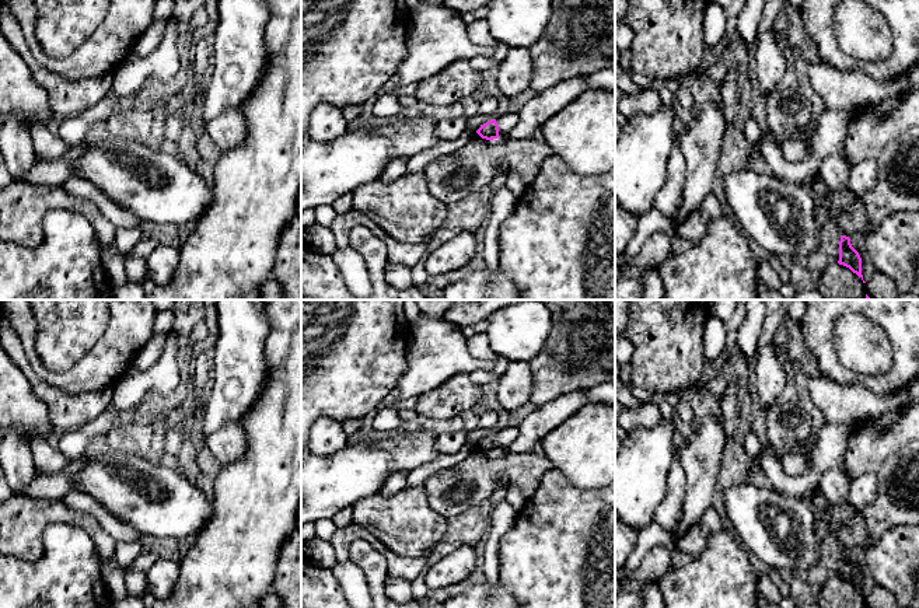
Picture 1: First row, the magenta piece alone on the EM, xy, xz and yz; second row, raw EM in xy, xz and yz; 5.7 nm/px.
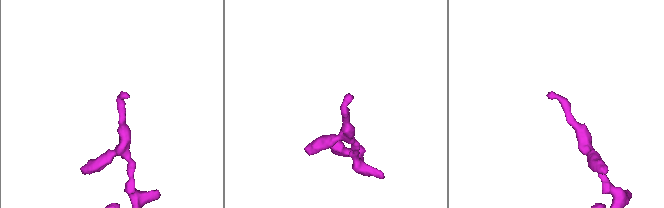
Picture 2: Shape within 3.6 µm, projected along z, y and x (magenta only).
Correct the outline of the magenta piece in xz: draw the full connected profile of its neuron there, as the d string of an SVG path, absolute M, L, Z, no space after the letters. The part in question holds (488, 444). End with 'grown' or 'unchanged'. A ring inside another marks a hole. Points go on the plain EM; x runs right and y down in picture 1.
M503 427L497 429L495 433L488 434L481 438L476 447L486 454L497 452L504 447L509 447L518 436L518 427Z; grown

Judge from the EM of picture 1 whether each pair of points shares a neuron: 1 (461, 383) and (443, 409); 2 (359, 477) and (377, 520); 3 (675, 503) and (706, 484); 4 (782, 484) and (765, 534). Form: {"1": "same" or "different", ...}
{"1": "same", "2": "different", "3": "different", "4": "different"}

